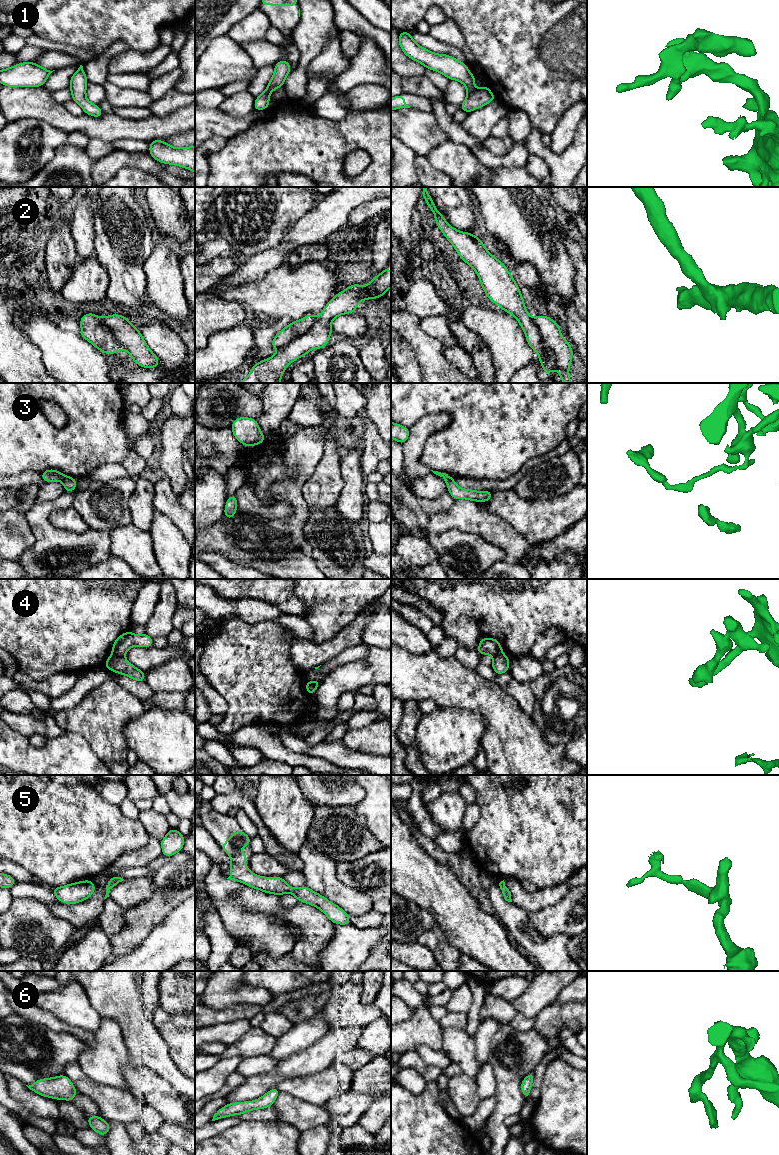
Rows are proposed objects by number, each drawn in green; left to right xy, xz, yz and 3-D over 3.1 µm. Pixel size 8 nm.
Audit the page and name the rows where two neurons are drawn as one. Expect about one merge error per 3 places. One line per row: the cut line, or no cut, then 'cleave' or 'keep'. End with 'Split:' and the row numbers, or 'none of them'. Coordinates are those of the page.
1: no cut; keep
2: cut in yz along (532, 319), (544, 346), (551, 353), (555, 363), (567, 370); cleave
3: no cut; keep
4: cut in xy along (112, 653), (123, 657); cleave
5: no cut; keep
6: no cut; keep
Split: 2, 4

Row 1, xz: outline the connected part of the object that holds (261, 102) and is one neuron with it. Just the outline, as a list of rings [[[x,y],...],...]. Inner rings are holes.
[[[288,60],[278,61],[275,64],[273,76],[264,92],[255,99],[254,110],[269,108],[270,93],[284,85],[286,76],[291,73],[291,66]]]

